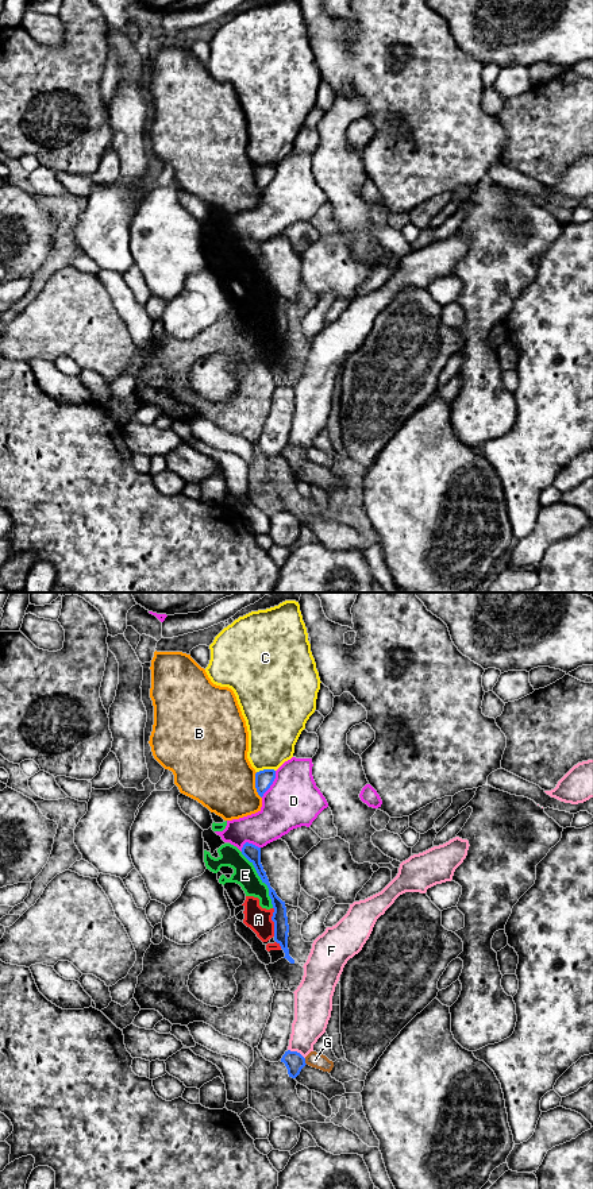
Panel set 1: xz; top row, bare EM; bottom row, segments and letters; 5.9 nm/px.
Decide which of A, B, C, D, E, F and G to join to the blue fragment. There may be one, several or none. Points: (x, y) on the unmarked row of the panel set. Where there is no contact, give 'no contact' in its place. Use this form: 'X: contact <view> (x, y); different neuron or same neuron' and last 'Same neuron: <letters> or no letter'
A: contact xz (273, 316); different neuron
B: contact xz (255, 181); different neuron
C: contact xz (265, 165); different neuron
D: contact xz (272, 178); different neuron
E: contact xz (261, 274); different neuron
F: contact xz (296, 447); different neuron
G: contact xz (304, 456); different neuron
Same neuron: no letter

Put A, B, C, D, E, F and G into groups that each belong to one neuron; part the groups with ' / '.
A B E / C / D / F / G

